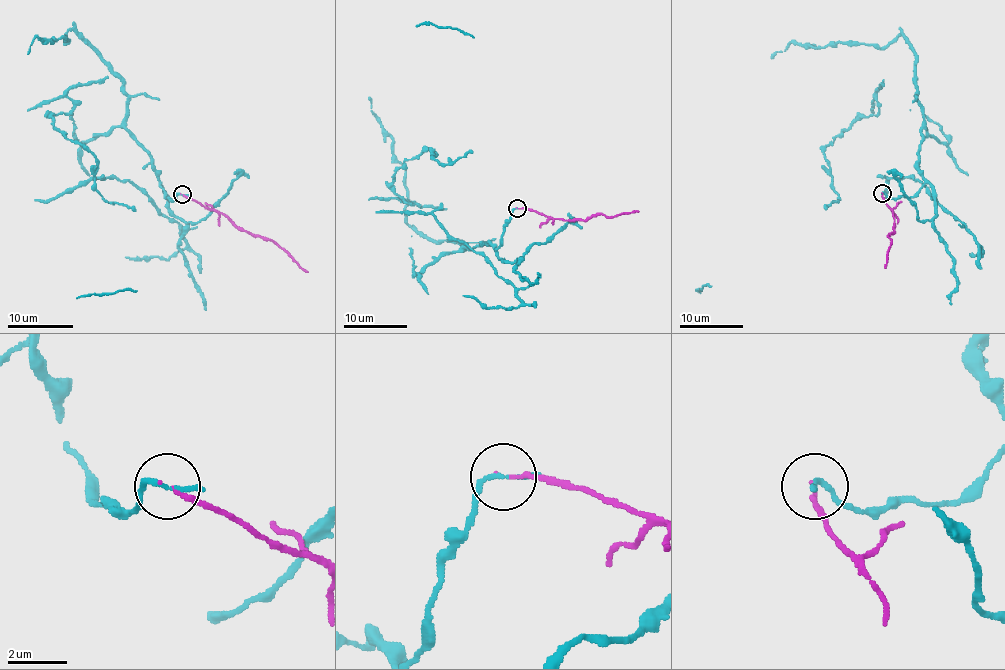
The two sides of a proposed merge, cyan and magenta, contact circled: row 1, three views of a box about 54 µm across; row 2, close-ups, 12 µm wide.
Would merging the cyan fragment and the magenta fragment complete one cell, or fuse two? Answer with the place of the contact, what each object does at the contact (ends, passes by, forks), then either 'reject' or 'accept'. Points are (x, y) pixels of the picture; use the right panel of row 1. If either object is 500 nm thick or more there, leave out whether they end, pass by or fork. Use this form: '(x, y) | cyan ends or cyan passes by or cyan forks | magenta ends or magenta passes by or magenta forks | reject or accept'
(882, 193) | cyan ends | magenta ends | reject

